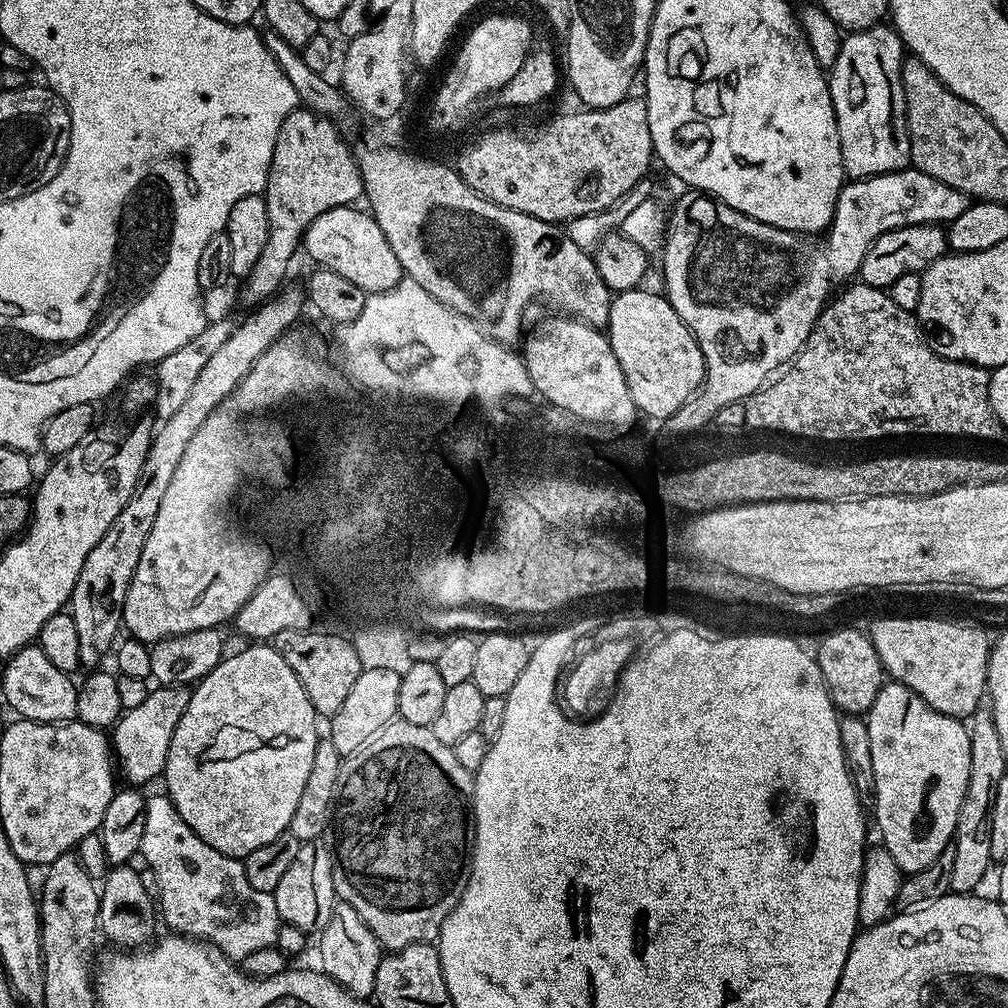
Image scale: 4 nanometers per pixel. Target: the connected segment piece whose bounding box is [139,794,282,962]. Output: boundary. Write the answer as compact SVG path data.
M167 795L147 797L146 822L142 830L142 842L139 855L149 864L151 875L156 877L158 886L158 908L164 911L164 920L171 931L176 934L191 936L205 940L223 952L229 960L242 962L246 954L254 954L254 950L271 948L277 943L282 923L278 914L276 897L271 892L256 890L247 878L245 865L235 856L227 856L214 850L178 814Z

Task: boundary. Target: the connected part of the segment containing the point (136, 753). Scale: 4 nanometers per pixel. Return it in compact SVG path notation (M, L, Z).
M178 684L156 686L149 691L146 702L127 709L116 721L110 732L110 743L114 749L114 760L119 771L129 785L144 786L147 780L161 775L166 766L166 758L170 750L170 738L174 738L174 730L186 710L192 697L187 687Z

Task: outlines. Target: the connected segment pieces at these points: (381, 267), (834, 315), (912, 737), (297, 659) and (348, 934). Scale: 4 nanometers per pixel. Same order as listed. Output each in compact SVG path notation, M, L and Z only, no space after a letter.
M360 206L331 208L326 214L318 214L304 231L303 251L308 251L309 258L317 260L315 263L319 267L334 270L334 274L342 274L342 278L350 278L350 282L365 294L385 292L405 279L404 271L371 211L356 207Z
M863 282L845 287L835 299L824 305L823 312L820 313L812 333L808 336L808 341L804 343L804 347L797 353L795 359L775 379L764 384L759 392L747 398L743 405L747 426L765 428L768 432L785 432L788 436L809 436L812 440L876 440L879 436L969 436L972 440L994 439L999 432L1002 432L1002 427L988 401L989 369L968 364L965 360L947 360L945 356L939 356L935 347L929 341L928 344L924 341L923 334L925 335L917 317L902 310L902 306L891 300L885 289L875 288Z
M885 683L866 714L874 770L874 805L879 838L904 874L926 870L954 840L956 823L970 778L970 732L959 719L934 710L905 684Z
M303 628L282 630L274 638L274 647L288 663L290 670L294 670L298 682L302 682L306 698L310 698L316 713L324 718L331 718L342 706L342 702L346 702L350 686L358 682L362 671L358 653L351 642L336 638L333 634L314 633Z
M337 903L332 909L330 922L319 933L320 964L319 967L332 980L337 980L347 992L361 998L371 997L374 993L374 978L382 959L382 945L366 926L366 922L346 903Z

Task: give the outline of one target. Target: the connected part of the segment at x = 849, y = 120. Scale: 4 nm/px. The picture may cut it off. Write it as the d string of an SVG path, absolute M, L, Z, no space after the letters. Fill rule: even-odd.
M884 27L862 28L845 35L840 41L838 58L828 76L828 89L836 115L844 175L852 180L863 180L865 176L881 176L887 172L900 172L912 162L906 98L900 73L900 65L906 59L906 49L895 27Z

